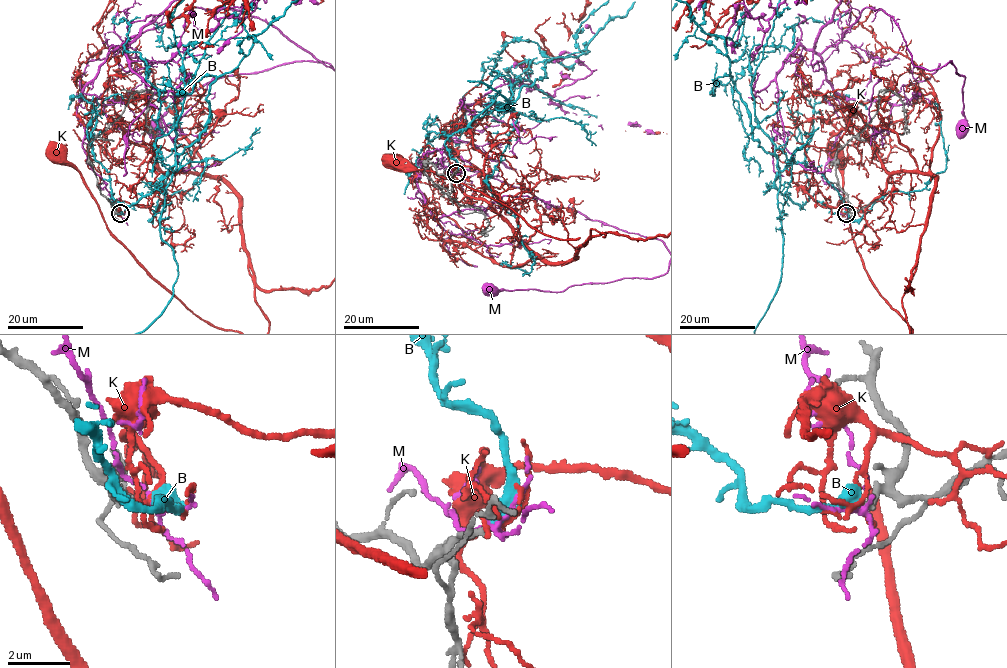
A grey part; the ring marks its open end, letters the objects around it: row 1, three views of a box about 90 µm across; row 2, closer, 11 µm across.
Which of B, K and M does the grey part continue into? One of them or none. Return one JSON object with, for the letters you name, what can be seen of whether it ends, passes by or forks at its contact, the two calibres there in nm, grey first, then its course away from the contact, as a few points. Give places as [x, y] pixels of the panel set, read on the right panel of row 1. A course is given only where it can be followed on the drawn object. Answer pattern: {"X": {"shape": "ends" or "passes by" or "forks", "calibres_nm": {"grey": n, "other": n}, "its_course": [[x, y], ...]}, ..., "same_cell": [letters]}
{"B": {"shape": "ends", "calibres_nm": {"grey": 240, "other": 550}}, "same_cell": ["B"]}

